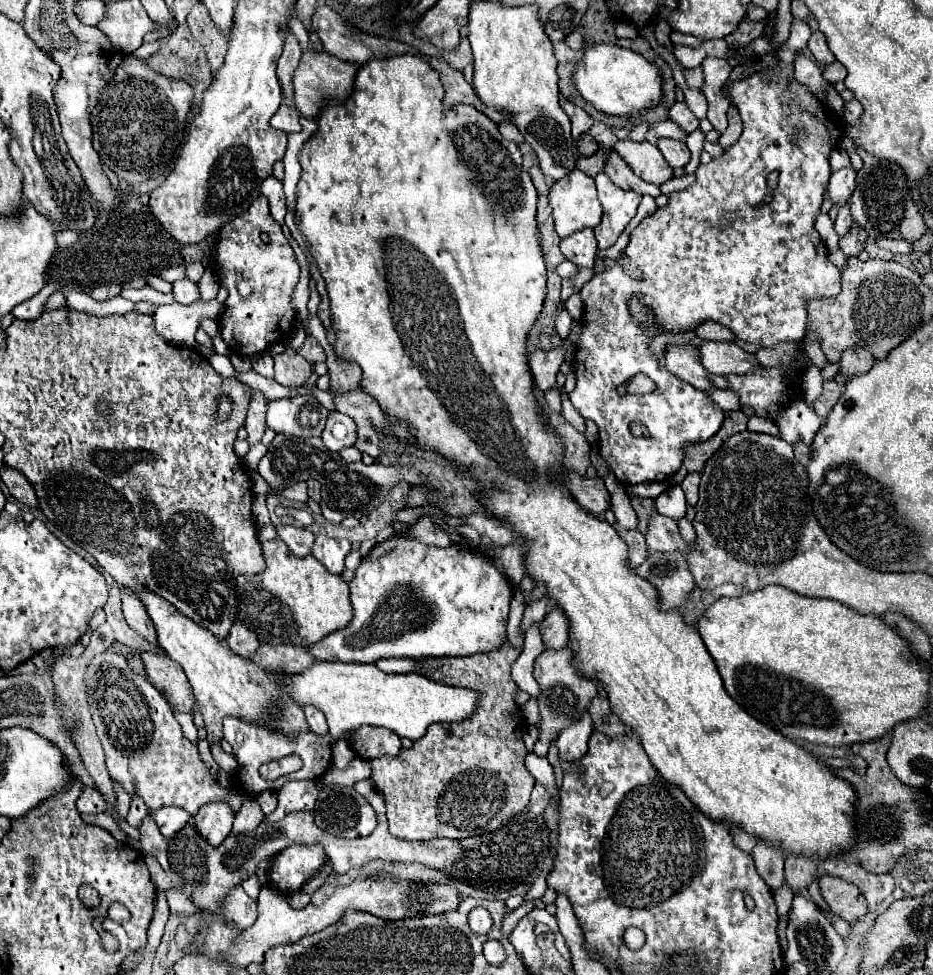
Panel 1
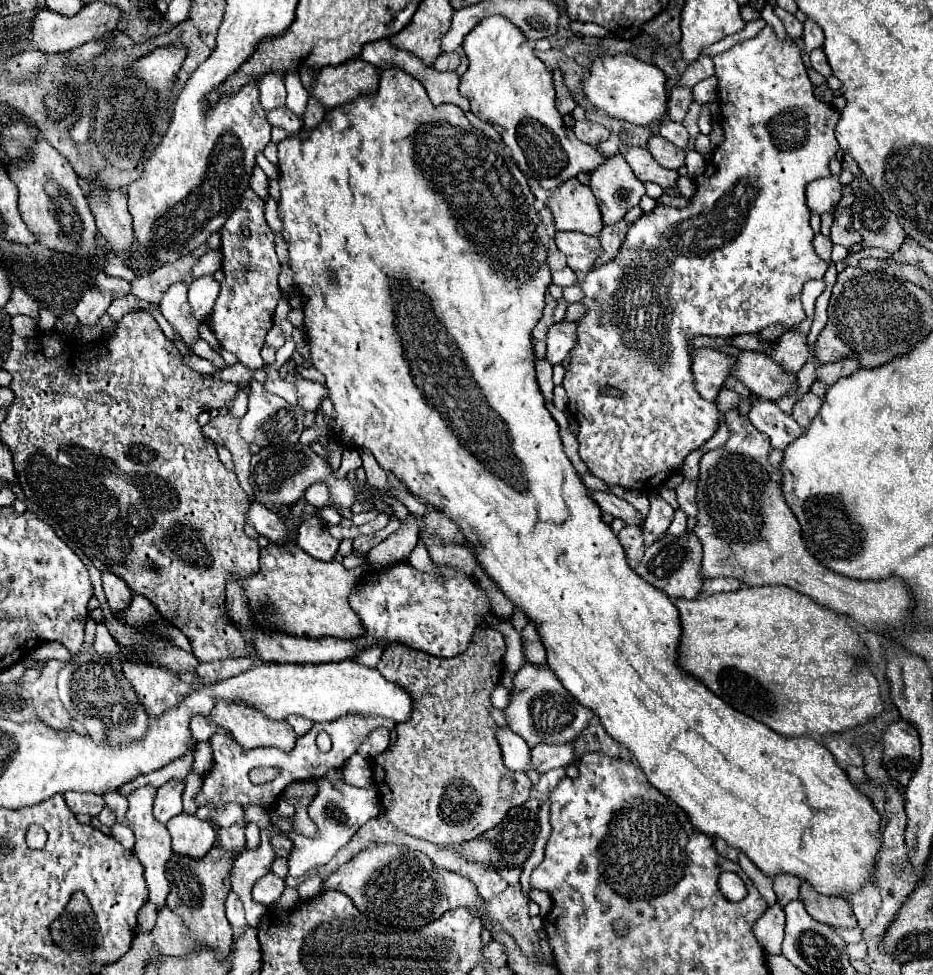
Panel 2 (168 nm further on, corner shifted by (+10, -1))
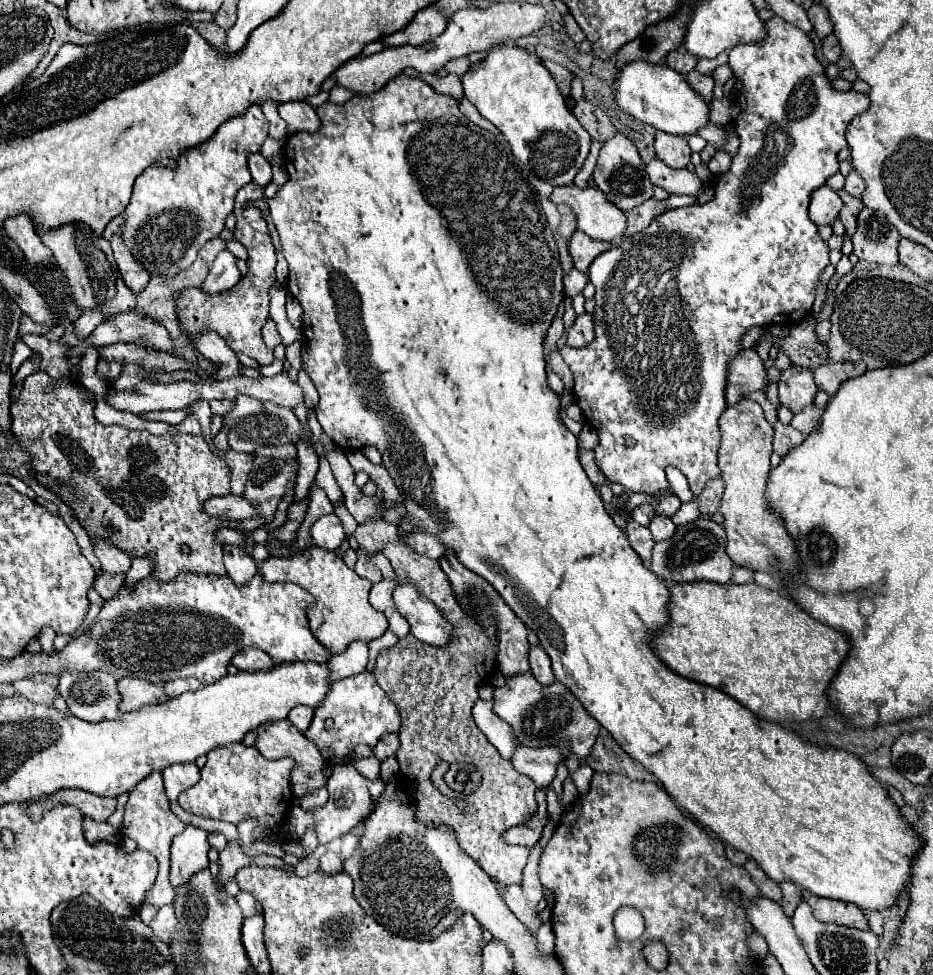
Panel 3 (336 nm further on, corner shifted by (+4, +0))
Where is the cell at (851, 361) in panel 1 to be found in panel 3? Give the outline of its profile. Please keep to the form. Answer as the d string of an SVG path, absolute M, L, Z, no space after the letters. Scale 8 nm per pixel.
M846 361L846 363L824 363L820 367L816 367L814 373L814 381L818 385L818 389L824 389L830 397L838 391L838 387L852 377L858 377L866 371L866 365L862 361Z

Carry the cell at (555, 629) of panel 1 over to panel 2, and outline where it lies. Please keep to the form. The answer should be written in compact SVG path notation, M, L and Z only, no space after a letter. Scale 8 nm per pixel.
M528 622L526 628L522 630L522 648L524 648L526 662L536 664L536 666L546 666L546 650L540 642L534 622Z

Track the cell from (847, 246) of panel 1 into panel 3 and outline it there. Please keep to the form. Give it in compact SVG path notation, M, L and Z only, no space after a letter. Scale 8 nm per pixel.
M844 189L838 191L838 195L840 195L842 201L844 201L844 207L842 207L838 219L840 219L840 221L844 223L844 227L846 227L846 237L852 239L852 235L856 233L856 219L858 219L858 213L860 213L860 209L864 207L864 203L862 203L860 199L856 199L856 197L850 197Z

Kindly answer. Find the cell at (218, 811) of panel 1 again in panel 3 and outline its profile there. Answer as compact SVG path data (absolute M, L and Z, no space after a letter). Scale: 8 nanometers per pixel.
M186 825L184 831L174 837L170 869L170 881L174 887L188 881L198 869L208 867L208 849L208 833L200 827Z

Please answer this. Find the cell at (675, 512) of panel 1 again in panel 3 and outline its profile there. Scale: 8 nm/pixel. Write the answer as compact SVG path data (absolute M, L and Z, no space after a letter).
M656 515L656 517L652 519L652 523L650 523L650 531L652 531L652 535L654 535L656 541L662 541L662 539L672 537L672 533L676 531L676 527L674 527L674 523L670 521L670 517L666 517L666 515Z

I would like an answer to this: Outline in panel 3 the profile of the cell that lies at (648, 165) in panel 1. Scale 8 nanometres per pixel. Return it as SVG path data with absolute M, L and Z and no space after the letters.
M652 159L646 163L646 173L650 175L650 181L658 187L664 187L666 191L676 195L698 195L702 189L702 181L696 177L696 173L690 173L688 169L672 169L660 159Z

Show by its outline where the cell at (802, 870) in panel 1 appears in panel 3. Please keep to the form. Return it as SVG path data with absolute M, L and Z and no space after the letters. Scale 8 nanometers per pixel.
M792 881L780 883L780 889L782 889L782 903L780 905L782 905L786 915L792 915L796 905L802 901L802 893L800 893L800 889Z

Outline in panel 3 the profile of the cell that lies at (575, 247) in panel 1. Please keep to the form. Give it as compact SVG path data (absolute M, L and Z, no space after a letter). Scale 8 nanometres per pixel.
M574 231L572 239L570 239L570 255L572 255L574 267L582 273L588 273L590 263L608 249L612 249L612 245L608 241L594 241L594 239L586 237L582 231Z

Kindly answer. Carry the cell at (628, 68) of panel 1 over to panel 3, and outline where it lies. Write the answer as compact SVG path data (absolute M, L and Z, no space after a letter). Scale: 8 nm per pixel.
M648 61L626 63L614 81L614 101L620 111L672 135L690 135L708 123L706 101L690 89L680 73L666 65L652 65Z

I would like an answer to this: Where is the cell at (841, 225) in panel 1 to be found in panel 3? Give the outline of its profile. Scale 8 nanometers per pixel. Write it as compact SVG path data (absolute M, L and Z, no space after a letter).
M852 169L850 171L850 175L846 177L846 193L848 195L852 195L852 197L862 197L862 193L864 193L864 189L866 189L866 183L864 183L864 179L856 173L856 169Z

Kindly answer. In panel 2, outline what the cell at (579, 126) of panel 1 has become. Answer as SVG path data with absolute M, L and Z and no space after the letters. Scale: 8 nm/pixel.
M554 68L552 72L554 72L554 84L556 84L556 108L558 108L558 112L560 112L562 116L572 114L576 102L572 100L570 92L568 92L568 88L566 88L566 84L564 84L564 76L562 76L562 72L560 72L558 68Z

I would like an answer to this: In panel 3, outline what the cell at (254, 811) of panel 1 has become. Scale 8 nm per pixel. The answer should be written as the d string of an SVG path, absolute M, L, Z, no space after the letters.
M230 841L228 847L224 851L220 851L218 863L220 863L220 879L218 879L218 885L224 885L226 881L234 879L234 875L236 875L238 869L252 865L252 859L242 851L242 847L238 843L232 843Z

